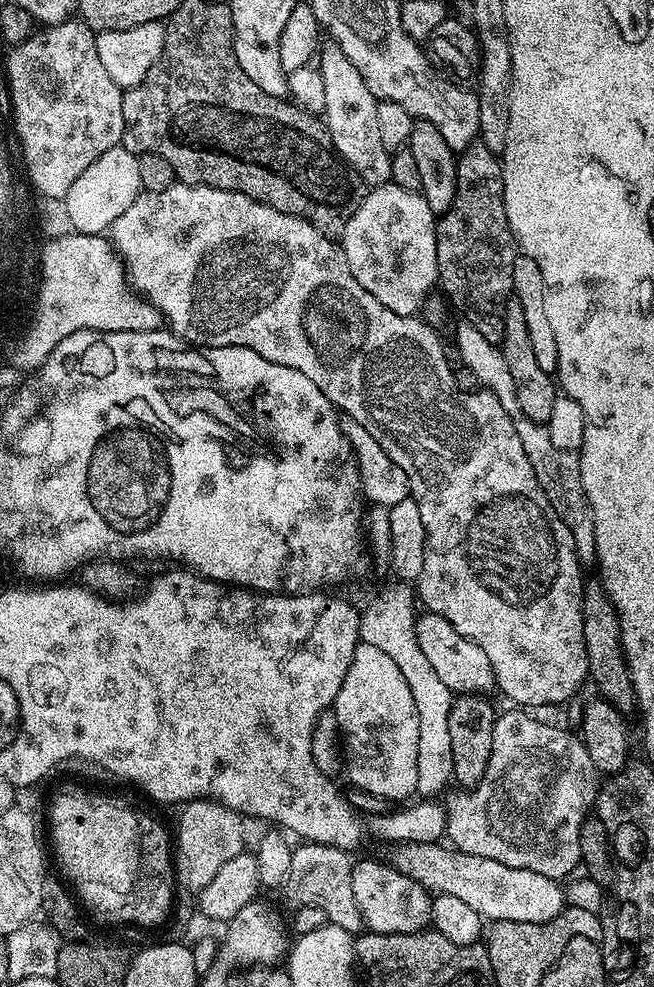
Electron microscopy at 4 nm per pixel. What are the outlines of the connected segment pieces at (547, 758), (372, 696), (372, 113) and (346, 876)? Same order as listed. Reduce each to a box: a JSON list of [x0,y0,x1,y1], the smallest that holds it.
[[446,710,602,881],[334,642,418,802],[318,46,392,185],[286,842,364,934]]

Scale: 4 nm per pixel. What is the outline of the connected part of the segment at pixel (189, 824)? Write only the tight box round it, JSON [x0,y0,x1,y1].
[174,798,245,894]

